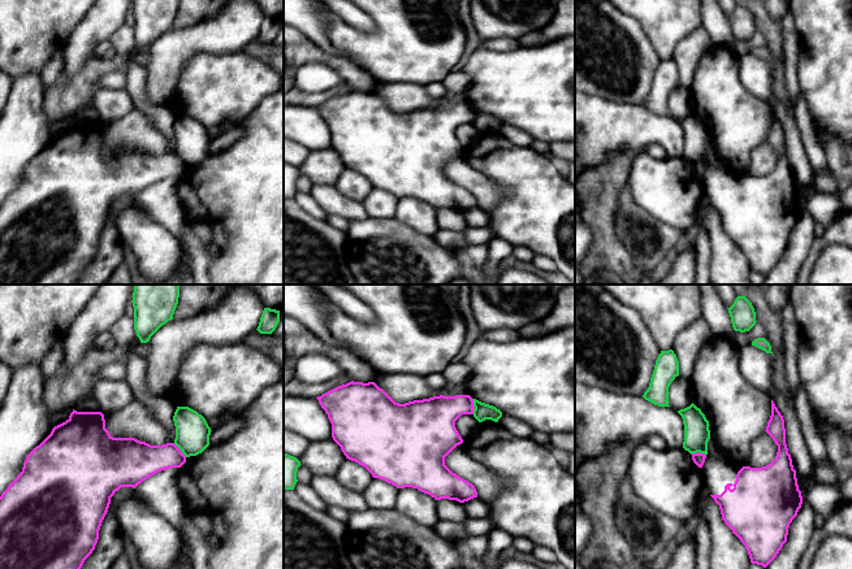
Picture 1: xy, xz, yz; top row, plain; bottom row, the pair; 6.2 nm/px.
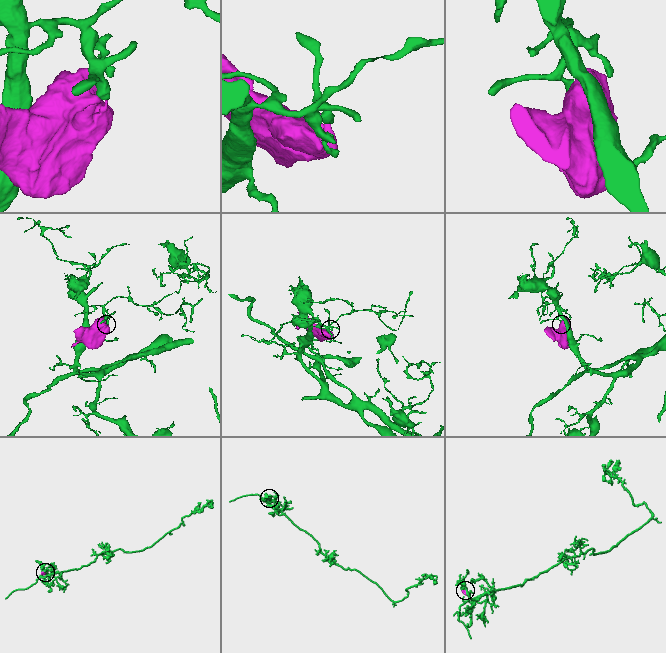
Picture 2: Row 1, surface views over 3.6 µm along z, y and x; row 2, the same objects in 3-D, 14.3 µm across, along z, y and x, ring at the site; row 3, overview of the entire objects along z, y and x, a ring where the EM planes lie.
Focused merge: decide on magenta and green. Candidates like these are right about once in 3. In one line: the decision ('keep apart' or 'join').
keep apart

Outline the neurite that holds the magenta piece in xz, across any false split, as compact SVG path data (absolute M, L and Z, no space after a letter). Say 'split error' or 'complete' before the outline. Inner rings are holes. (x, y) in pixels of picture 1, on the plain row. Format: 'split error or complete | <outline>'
complete | M351 90L316 108L328 123L332 147L346 168L364 175L373 187L397 197L418 197L436 209L464 212L477 207L475 195L445 174L445 166L463 152L455 130L462 123L473 123L475 116L470 104L440 104L399 113L375 91Z

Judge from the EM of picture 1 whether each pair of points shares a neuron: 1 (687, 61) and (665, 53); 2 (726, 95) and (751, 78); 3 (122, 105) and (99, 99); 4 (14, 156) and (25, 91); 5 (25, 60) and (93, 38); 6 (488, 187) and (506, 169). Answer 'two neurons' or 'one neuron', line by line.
1: two neurons
2: two neurons
3: one neuron
4: one neuron
5: two neurons
6: two neurons

